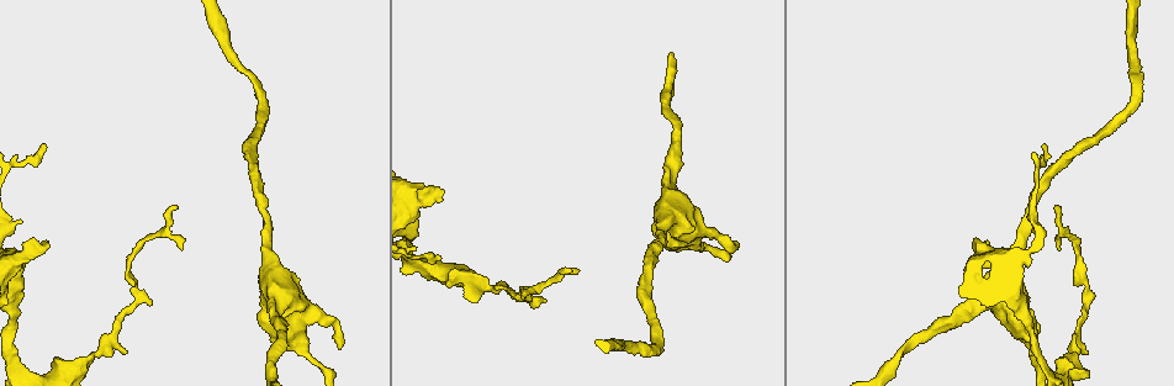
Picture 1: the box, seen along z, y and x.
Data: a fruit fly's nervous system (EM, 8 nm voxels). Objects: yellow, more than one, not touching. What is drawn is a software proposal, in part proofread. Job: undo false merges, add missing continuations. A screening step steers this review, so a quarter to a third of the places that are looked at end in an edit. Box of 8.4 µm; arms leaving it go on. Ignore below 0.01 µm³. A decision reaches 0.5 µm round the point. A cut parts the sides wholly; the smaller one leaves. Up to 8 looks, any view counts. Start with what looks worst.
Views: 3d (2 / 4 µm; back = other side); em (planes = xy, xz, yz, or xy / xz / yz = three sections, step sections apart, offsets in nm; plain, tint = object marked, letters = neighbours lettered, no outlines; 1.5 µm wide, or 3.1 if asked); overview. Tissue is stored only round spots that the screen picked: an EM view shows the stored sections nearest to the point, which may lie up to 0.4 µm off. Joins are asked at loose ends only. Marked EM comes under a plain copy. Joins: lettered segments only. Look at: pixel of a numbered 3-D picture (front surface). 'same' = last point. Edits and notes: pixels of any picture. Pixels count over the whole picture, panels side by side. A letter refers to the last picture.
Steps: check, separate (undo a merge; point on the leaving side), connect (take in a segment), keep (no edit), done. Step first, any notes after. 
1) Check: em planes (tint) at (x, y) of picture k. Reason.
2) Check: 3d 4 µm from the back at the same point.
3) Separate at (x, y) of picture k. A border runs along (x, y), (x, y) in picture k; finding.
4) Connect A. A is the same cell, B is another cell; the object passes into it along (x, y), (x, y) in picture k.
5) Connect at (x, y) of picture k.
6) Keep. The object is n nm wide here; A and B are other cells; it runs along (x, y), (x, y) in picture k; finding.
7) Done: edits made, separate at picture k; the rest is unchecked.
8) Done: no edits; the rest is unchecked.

Check: 3d 4 µm at (737, 244) of picture 1. Free end.

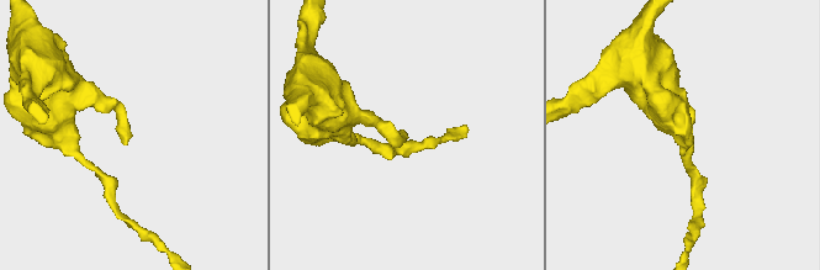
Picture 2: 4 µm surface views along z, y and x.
Check: em planes (letters) at (122, 141) of picture 2.

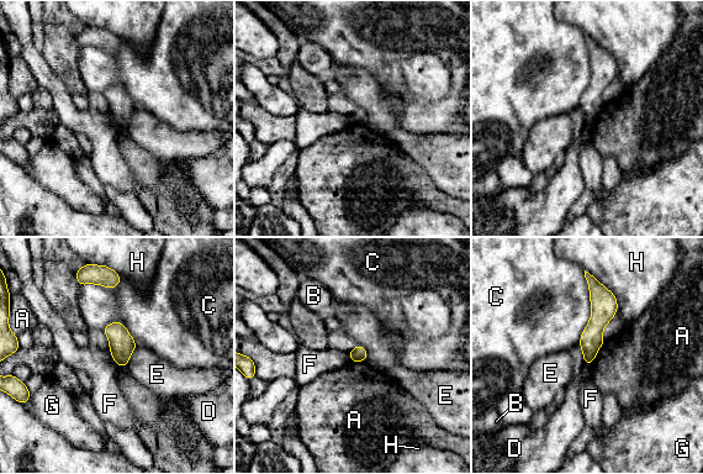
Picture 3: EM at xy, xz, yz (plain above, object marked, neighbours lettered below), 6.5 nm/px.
Keep. A, B, C, D, E, F, G and H are other cells; no lettered segment goes on from it.

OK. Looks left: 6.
Check: em xy step 8 (tint) at (437, 255) of picture 1. Long arm stops here.

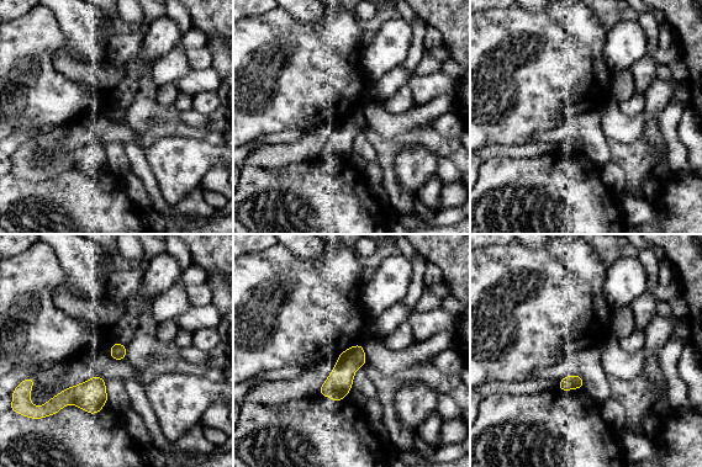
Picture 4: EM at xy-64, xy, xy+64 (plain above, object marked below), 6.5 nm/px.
Check: em planes (letters) at the same point. Another direction.

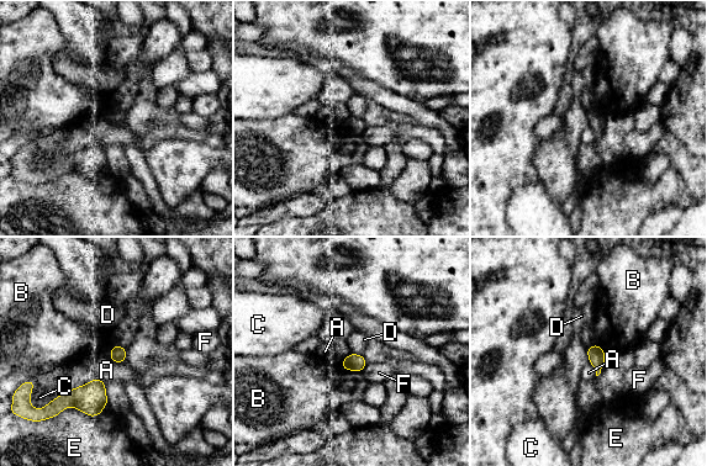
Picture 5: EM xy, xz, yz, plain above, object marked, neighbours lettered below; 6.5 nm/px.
Keep. A, B, C, D, E and F are other cells; a border runs along (586, 349), (590, 361) in picture 5; no lettered segment goes on from it.

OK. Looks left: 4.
Check: 3d 4 µm at (487, 289) of picture 1. Thick turns thin.

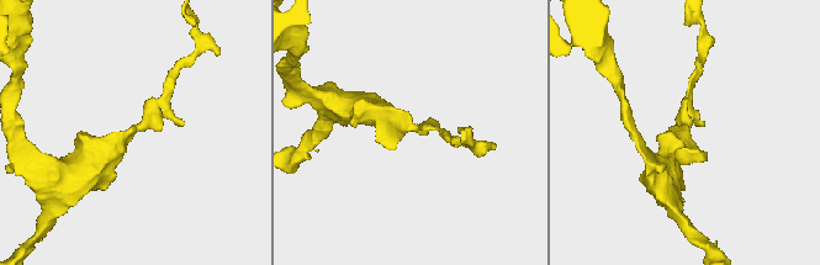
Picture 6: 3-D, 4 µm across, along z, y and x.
Check: em xz step 4 (tint) at (408, 126) of picture 6.

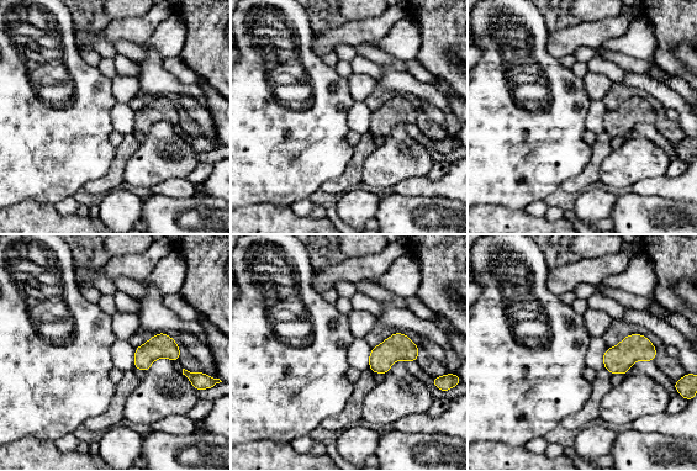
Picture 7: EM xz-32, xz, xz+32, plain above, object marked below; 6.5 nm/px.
Check: em planes (letters) at the same point.

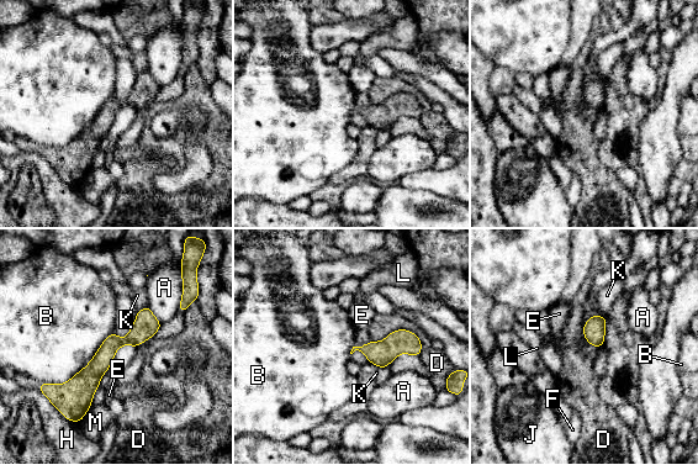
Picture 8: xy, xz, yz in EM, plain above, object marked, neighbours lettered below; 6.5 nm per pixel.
Keep. The object is 90 nm wide here; A, B, D, E, F, H, J, K, L and M are other cells; it runs along (147, 311), (82, 386), (80, 411) in picture 8; one neuron here.

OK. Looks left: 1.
Done: no edits; the rest is unchecked.

